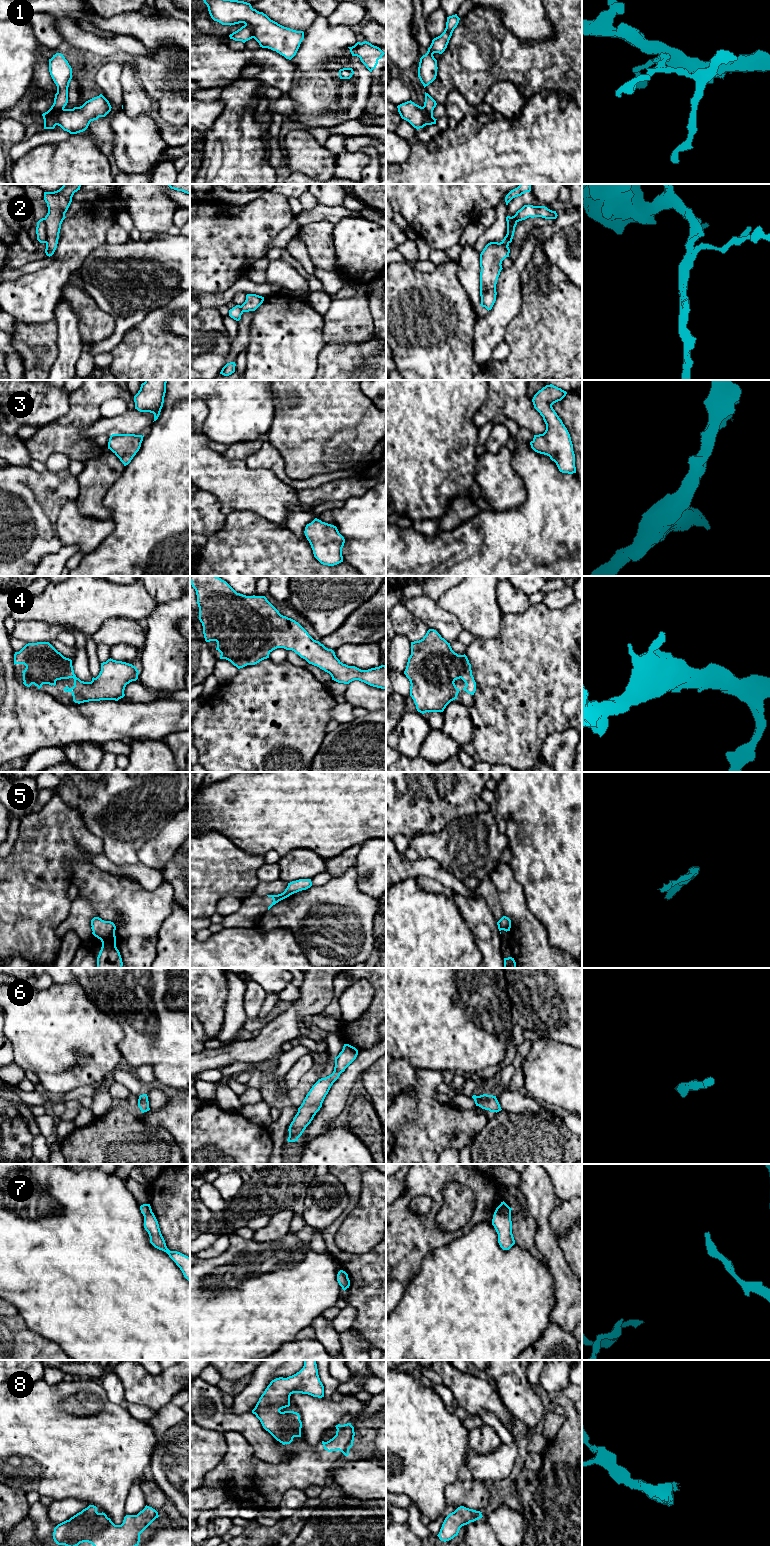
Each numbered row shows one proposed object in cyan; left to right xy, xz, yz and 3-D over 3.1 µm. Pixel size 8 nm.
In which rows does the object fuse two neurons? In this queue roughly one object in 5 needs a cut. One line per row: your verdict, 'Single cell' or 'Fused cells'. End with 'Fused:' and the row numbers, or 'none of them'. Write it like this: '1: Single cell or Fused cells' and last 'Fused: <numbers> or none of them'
1: Fused cells
2: Fused cells
3: Single cell
4: Single cell
5: Single cell
6: Single cell
7: Single cell
8: Single cell
Fused: 1, 2

